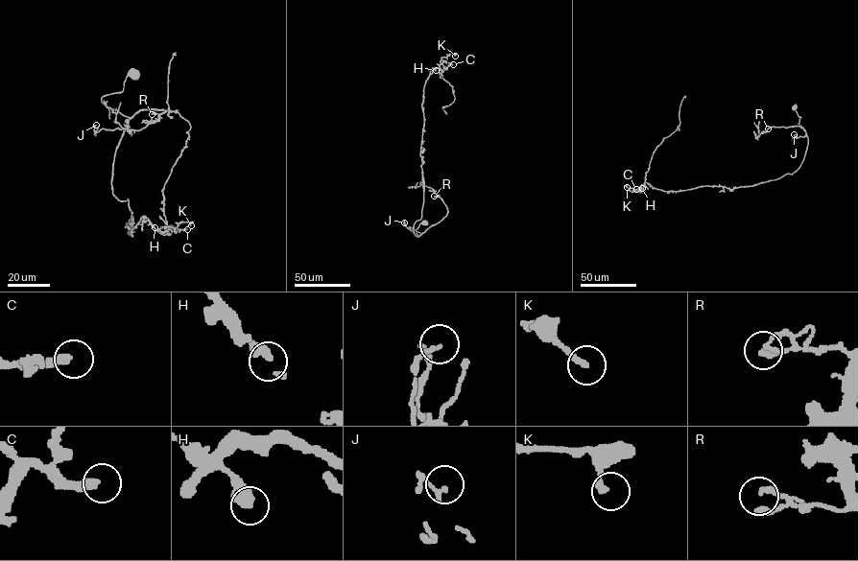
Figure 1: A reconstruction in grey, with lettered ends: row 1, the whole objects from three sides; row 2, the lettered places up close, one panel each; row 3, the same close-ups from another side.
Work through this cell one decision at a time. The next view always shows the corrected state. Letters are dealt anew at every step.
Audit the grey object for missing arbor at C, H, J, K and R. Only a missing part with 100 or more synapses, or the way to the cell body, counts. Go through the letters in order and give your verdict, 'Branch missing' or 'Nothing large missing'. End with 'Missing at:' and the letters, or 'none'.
C: Branch missing
H: Nothing large missing
J: Nothing large missing
K: Nothing large missing
R: Nothing large missing
Missing at: C

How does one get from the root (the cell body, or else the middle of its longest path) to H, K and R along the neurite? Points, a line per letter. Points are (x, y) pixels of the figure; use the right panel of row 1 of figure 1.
H: (795, 106), (808, 144), (803, 160), (792, 175), (731, 189), (704, 186), (665, 191), (646, 182), (642, 188)
K: (795, 106), (808, 144), (792, 175), (731, 189), (704, 186), (665, 191), (646, 182), (640, 192), (627, 187)
R: (795, 106), (800, 117), (798, 124), (804, 130), (798, 126), (768, 128)

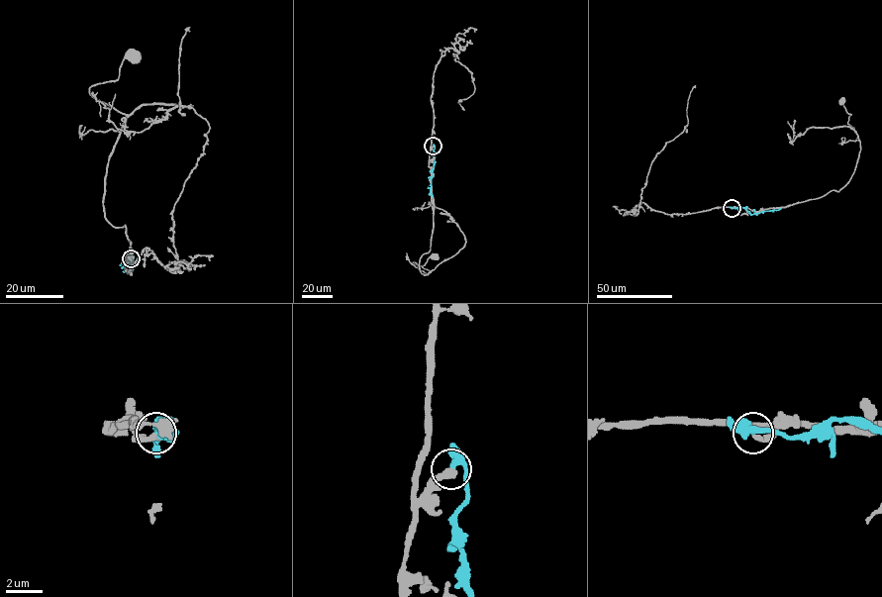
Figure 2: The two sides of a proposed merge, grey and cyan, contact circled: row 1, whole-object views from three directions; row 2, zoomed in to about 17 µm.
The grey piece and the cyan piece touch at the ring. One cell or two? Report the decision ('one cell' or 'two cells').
two cells

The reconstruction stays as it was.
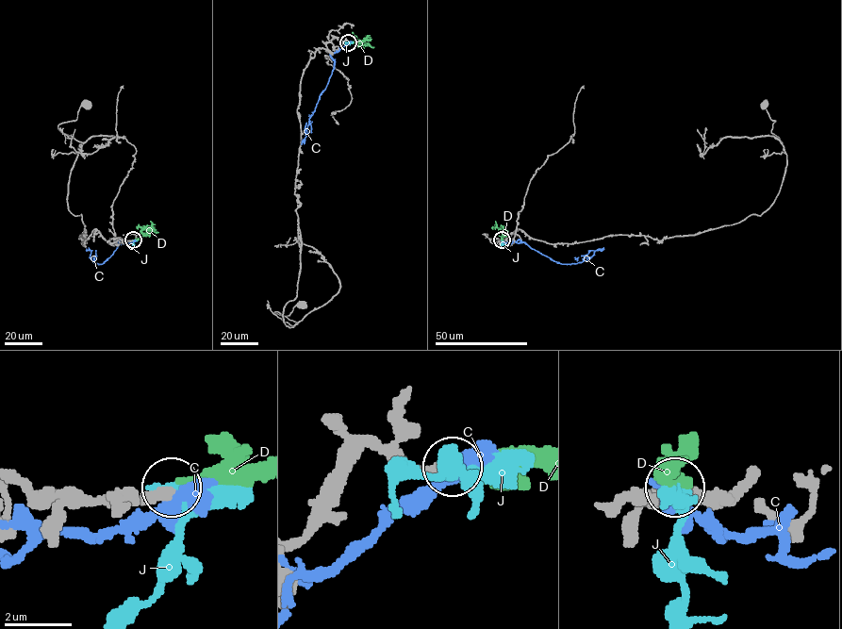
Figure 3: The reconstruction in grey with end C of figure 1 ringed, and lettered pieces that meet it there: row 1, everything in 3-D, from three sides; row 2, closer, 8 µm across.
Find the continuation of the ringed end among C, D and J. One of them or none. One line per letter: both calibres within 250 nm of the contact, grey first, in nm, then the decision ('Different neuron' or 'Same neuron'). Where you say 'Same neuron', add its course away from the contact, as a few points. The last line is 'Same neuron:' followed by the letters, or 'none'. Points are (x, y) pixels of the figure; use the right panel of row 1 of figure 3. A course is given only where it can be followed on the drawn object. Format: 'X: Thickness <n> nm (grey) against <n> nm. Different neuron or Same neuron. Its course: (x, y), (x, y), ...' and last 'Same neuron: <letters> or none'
C: Thickness 360 nm (grey) against 360 nm. Different neuron
D: Thickness 320 nm (grey) against 280 nm. Different neuron
J: Thickness 380 nm (grey) against 380 nm. Different neuron
Same neuron: none

